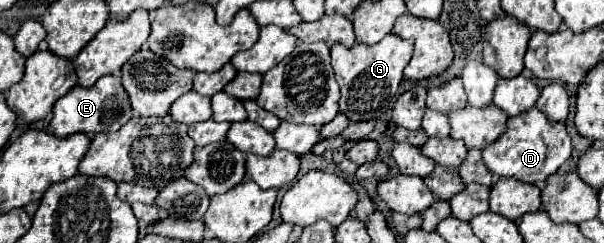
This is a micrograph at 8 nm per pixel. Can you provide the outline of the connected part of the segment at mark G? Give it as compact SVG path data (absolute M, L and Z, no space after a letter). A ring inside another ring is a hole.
M395 33L385 35L375 45L353 45L347 49L341 43L331 43L331 65L335 71L335 79L341 87L339 111L349 121L369 121L381 119L393 107L397 97L399 81L403 79L403 69L413 55L413 41L401 39Z

